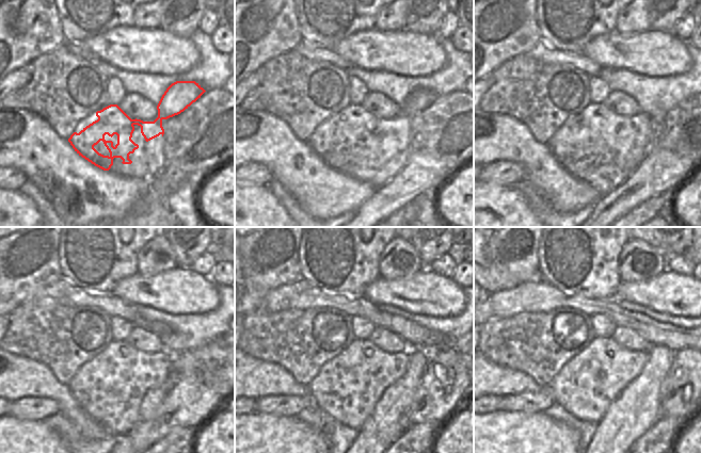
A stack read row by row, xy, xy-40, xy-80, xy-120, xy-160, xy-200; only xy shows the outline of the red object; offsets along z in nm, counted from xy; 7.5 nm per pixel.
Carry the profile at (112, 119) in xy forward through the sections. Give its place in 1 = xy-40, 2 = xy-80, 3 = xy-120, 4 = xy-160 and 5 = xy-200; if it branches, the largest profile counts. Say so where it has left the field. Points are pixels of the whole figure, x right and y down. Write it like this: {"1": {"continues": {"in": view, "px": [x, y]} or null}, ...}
{"1": {"continues": {"in": "xy-40", "px": [333, 142]}}, "2": {"continues": {"in": "xy-80", "px": [571, 145]}}, "3": {"continues": {"in": "xy-120", "px": [93, 388]}}, "4": {"continues": {"in": "xy-160", "px": [332, 389]}}, "5": {"continues": {"in": "xy-200", "px": [604, 362]}}}

